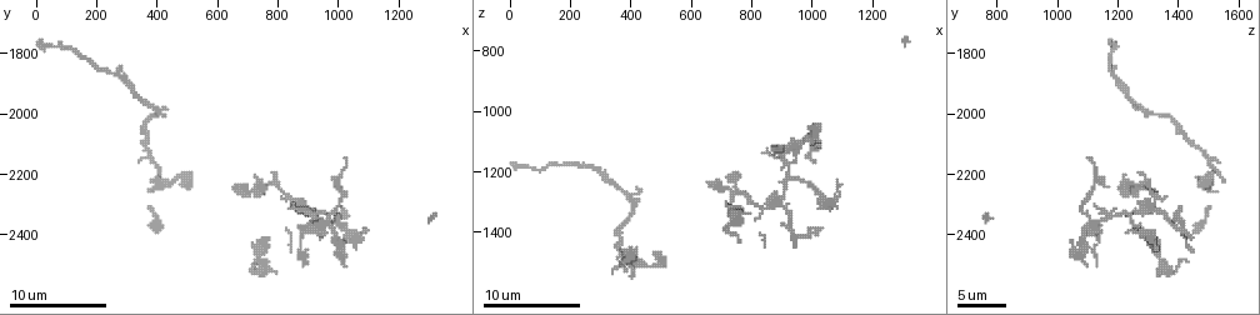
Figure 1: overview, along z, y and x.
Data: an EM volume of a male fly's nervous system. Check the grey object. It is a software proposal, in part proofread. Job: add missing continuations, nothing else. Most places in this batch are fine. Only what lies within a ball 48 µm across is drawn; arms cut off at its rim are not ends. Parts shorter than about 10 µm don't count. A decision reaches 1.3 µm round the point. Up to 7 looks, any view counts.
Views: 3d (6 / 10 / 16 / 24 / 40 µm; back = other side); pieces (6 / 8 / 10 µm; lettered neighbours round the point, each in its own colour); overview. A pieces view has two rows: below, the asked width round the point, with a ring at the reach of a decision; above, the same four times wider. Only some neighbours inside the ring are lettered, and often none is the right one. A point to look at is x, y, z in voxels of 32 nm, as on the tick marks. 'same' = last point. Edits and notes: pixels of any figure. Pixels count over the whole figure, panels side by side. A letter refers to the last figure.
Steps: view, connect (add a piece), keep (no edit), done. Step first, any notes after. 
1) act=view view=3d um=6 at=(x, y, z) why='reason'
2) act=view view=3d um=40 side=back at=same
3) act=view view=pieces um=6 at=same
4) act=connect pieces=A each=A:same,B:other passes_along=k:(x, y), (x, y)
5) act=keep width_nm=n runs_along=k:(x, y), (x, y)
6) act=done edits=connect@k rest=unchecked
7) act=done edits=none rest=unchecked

act=view view=pieces um=6 at=(760, 2430, 1330) why='free end'

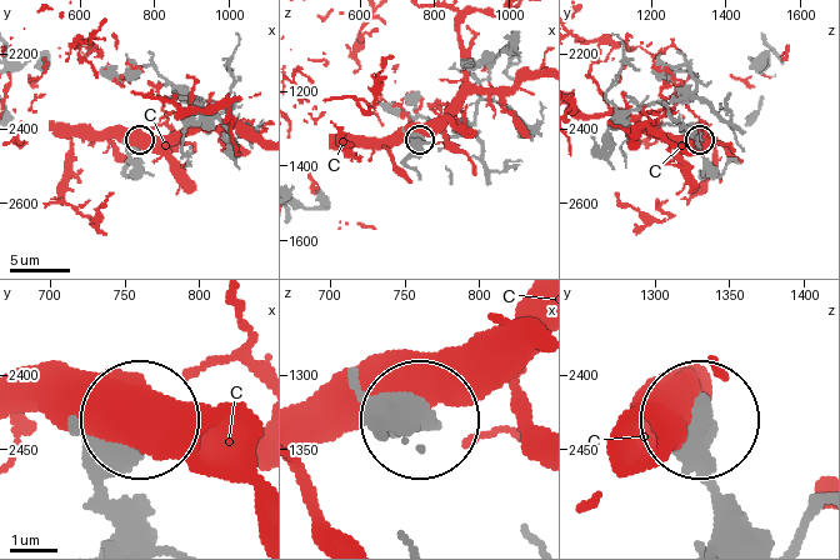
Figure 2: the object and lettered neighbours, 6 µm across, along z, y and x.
act=keep each=C:other found='no lettered piece goes on from it'

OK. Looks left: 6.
act=view view=pieces um=10 at=(740, 2260, 1220) why='an open end'

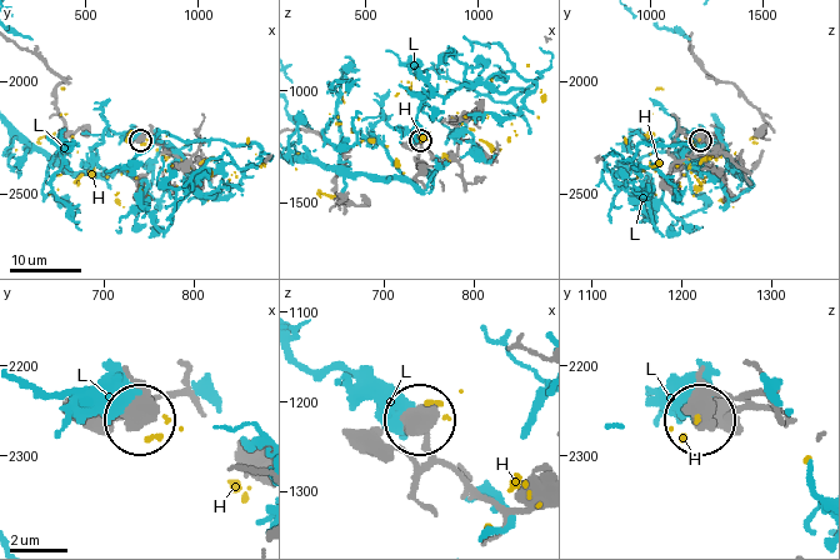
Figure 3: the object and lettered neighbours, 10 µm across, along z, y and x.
act=keep each=H:other,L:other found='no lettered piece goes on from it'

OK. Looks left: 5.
act=view view=pieces um=6 at=(880, 2490, 1140)

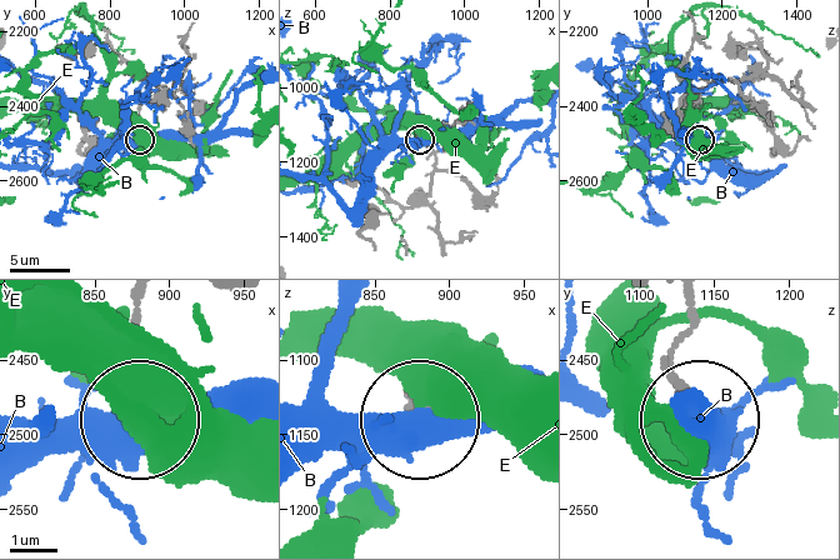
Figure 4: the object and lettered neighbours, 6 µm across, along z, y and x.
act=keep each=B:other,E:other found='none of them fits'

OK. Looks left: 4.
act=view view=pieces um=6 at=(1000, 2250, 1170) why='tapers out'

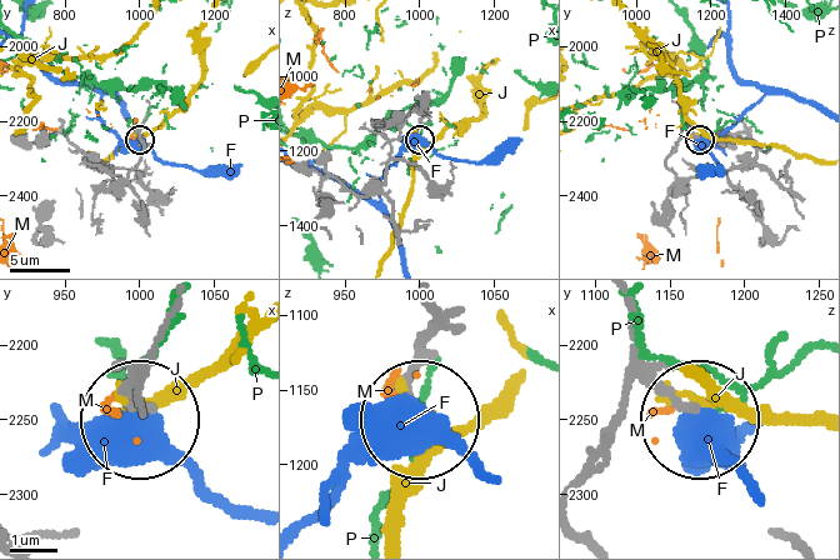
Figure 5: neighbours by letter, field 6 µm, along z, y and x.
act=keep each=F:other,J:other,M:other,P:other runs_along=5:(739, 134), (754, 156), (679, 178), (670, 151), (699, 136) found='no lettered piece goes on from it'

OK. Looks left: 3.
act=done edits=none rest=unchecked

